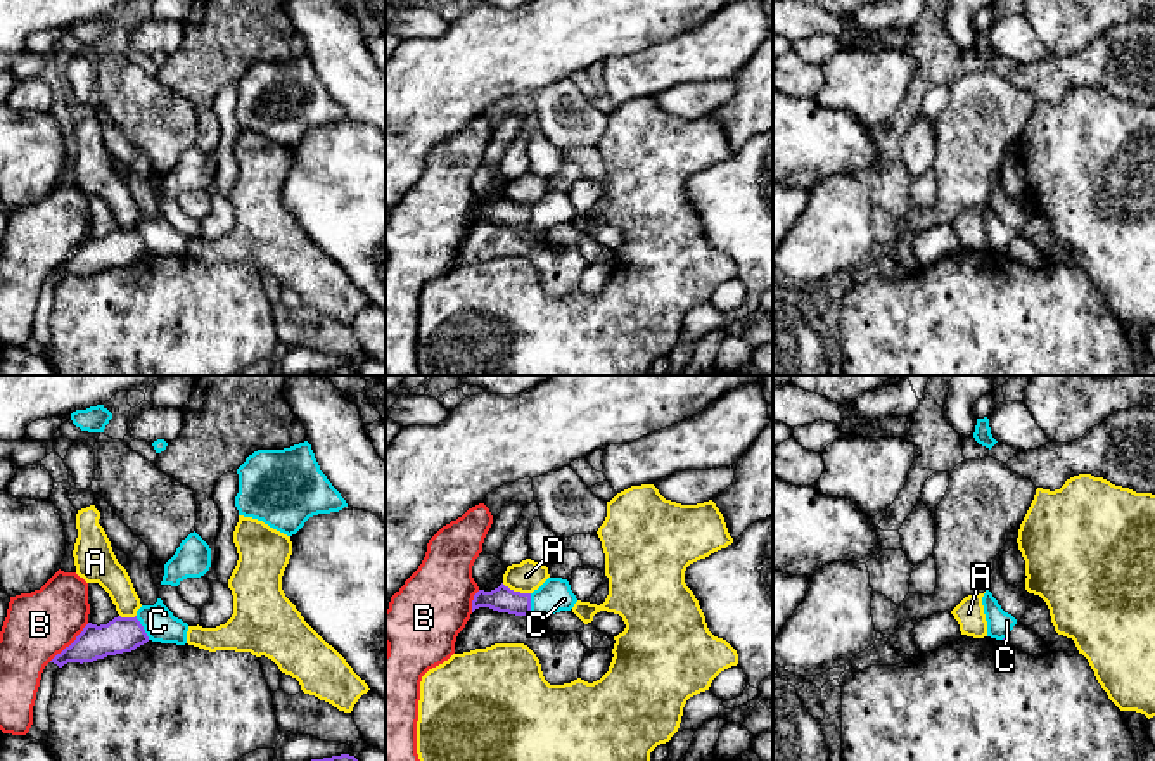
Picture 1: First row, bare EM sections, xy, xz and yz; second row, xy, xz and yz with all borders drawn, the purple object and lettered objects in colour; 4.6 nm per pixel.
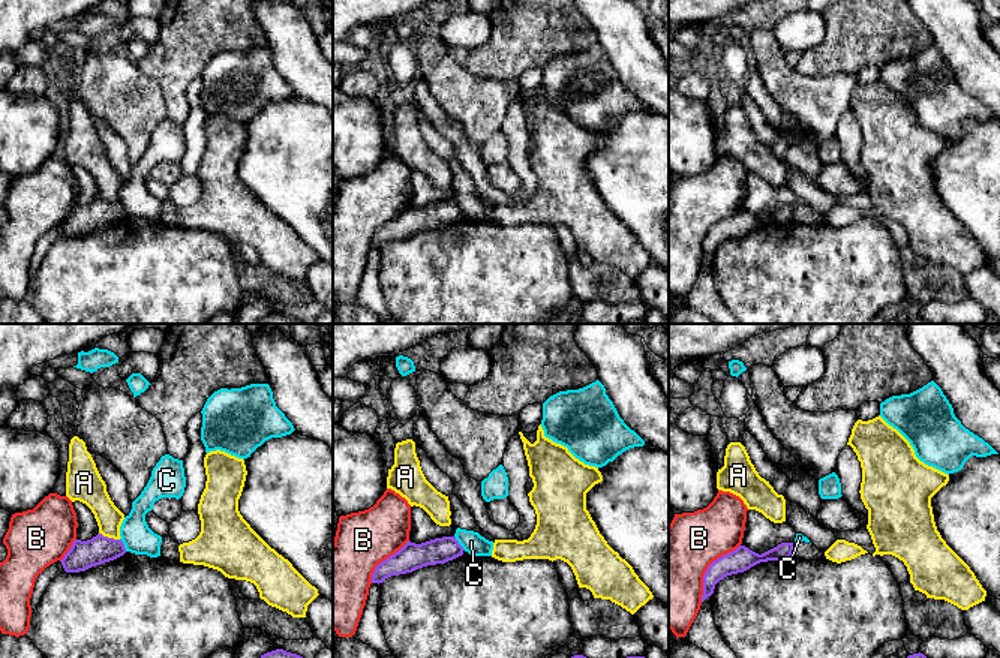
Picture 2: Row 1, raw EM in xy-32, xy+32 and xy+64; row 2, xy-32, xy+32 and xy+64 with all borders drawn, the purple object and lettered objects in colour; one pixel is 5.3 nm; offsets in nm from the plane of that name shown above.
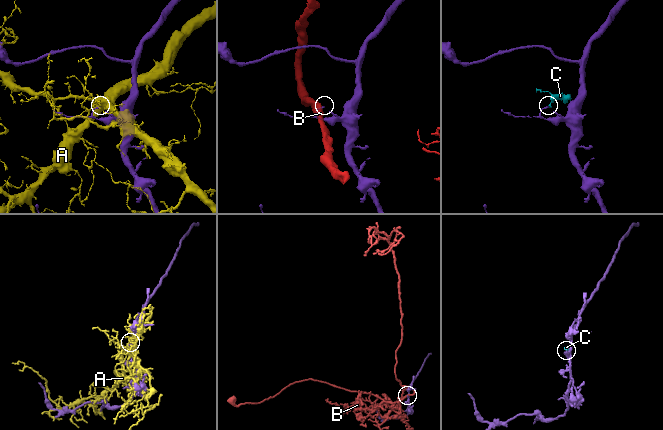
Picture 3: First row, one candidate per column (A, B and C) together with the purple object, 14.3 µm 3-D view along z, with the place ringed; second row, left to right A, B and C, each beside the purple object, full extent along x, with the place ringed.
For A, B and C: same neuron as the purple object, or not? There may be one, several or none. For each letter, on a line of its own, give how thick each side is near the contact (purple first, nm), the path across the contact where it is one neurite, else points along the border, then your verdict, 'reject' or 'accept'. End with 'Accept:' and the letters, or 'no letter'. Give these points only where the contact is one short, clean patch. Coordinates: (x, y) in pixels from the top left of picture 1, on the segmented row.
A: 120 nm thick on the purple side, 140 nm on the other; reject
B: 160 nm thick on the purple side, 320 nm on the other; reject
C: 160 nm thick on the purple side, 150 nm on the other; border along xy (135, 616), (149, 639); reject
Accept: no letter

